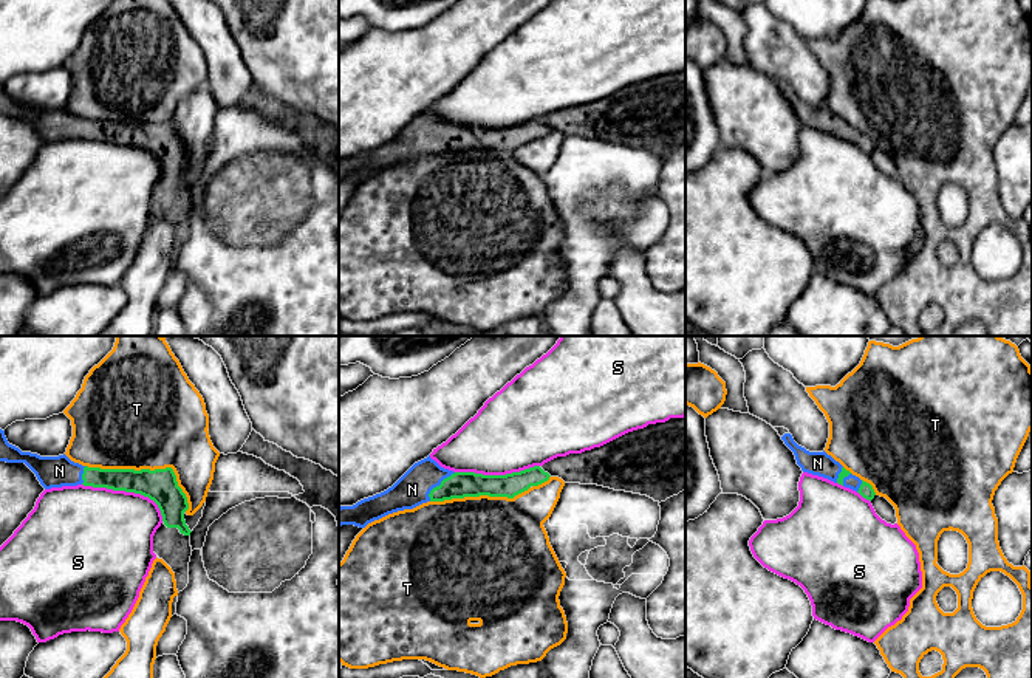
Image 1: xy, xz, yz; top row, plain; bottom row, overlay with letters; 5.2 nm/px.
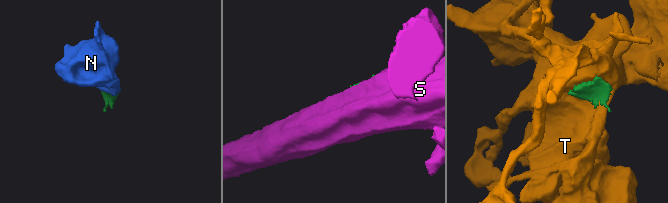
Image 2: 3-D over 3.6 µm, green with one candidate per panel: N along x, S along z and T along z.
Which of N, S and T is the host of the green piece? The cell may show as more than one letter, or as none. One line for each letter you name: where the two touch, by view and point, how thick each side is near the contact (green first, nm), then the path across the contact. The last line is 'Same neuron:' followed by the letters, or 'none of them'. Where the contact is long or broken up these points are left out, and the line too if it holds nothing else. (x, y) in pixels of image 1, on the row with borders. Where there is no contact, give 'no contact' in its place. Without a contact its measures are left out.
N: xz (440, 485) | 140/180 nm
Same neuron: N

